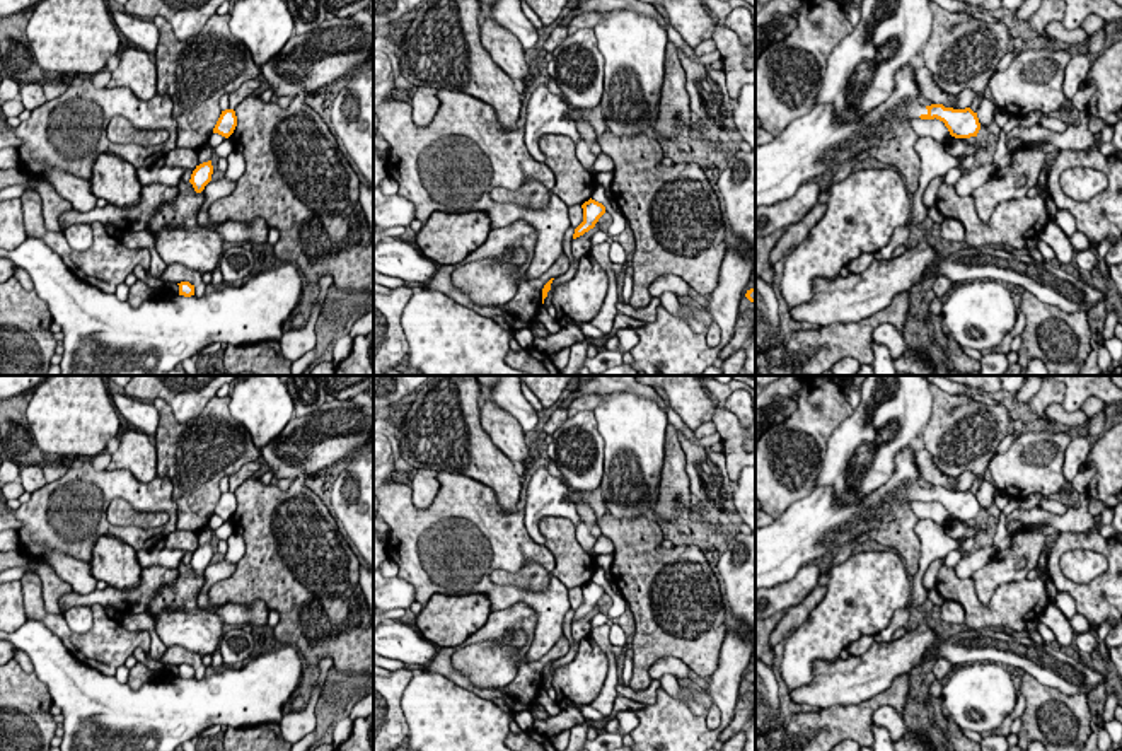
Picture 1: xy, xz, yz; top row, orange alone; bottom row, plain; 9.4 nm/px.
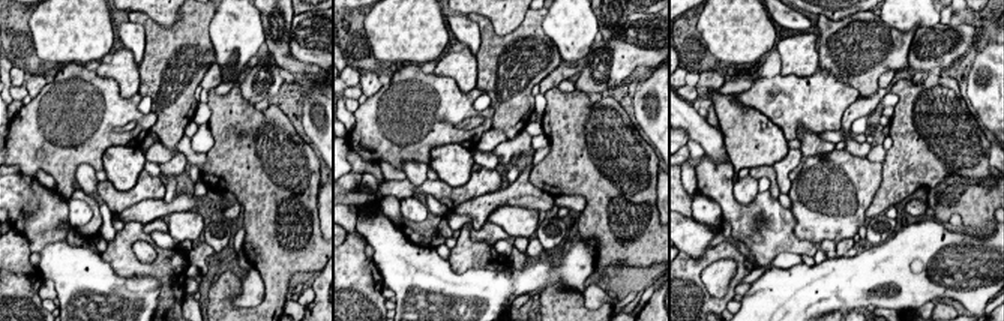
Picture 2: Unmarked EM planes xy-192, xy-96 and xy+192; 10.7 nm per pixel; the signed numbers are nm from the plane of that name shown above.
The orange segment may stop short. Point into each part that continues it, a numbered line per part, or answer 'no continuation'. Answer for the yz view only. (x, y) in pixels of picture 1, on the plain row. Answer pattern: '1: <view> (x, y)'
1: yz (815, 526)

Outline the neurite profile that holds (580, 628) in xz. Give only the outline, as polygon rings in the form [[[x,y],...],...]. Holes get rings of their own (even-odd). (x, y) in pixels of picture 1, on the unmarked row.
[[[595,606],[595,609],[585,614],[583,618],[571,623],[571,637],[575,642],[580,642],[581,638],[590,635],[592,630],[590,618],[597,613],[599,613],[599,606]]]

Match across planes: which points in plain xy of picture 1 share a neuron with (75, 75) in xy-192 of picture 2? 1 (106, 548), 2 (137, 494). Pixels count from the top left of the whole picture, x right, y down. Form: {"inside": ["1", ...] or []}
{"inside": ["2"]}

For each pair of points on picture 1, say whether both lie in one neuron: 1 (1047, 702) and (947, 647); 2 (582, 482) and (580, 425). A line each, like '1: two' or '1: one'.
1: two
2: one

